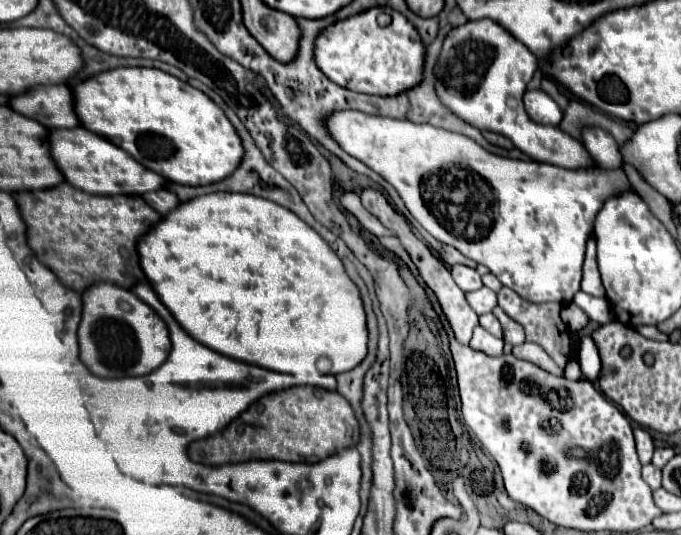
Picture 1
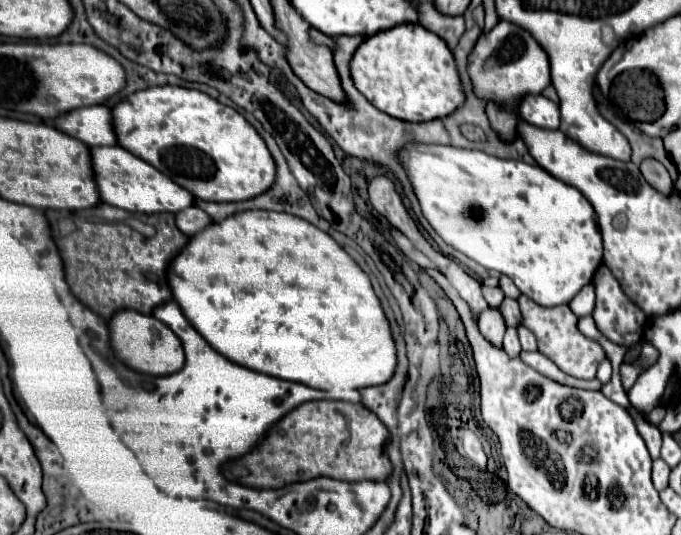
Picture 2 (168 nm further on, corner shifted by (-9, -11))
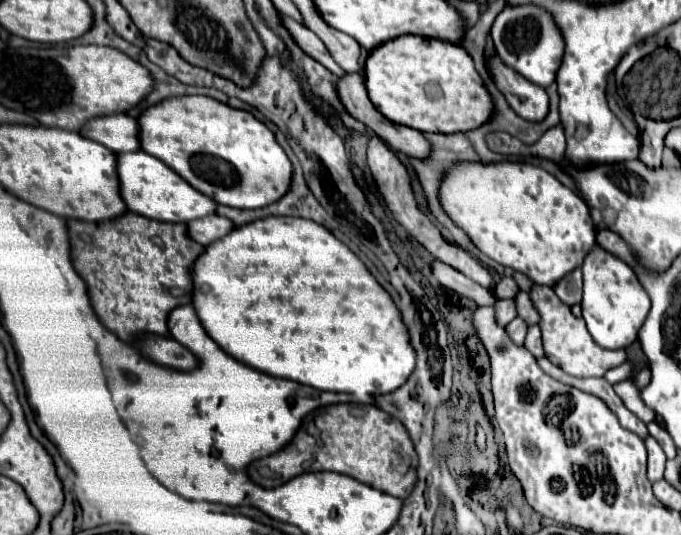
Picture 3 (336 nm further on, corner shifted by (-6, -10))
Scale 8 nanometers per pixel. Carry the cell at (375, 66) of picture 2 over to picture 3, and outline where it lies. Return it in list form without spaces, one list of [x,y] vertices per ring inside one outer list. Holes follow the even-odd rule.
[[[404,34],[398,38],[392,38],[376,50],[372,50],[366,58],[364,64],[366,72],[366,88],[372,104],[392,122],[404,124],[410,128],[416,128],[420,132],[468,132],[484,122],[490,120],[492,116],[492,98],[482,86],[482,80],[478,72],[474,70],[472,58],[466,54],[462,46],[456,46],[446,40],[436,40],[436,38],[424,38],[424,36],[414,36],[414,34]]]

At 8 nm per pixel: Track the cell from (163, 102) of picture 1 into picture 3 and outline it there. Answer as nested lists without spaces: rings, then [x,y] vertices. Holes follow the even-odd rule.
[[[172,96],[148,106],[138,116],[138,142],[140,150],[162,160],[194,190],[224,206],[262,208],[276,202],[286,192],[286,186],[290,186],[292,166],[284,150],[278,146],[274,134],[250,112],[230,108],[228,104],[208,96]]]

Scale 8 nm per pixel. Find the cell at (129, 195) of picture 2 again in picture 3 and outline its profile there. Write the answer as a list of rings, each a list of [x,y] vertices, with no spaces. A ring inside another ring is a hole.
[[[142,150],[118,154],[116,172],[120,182],[120,196],[126,202],[128,210],[134,214],[142,214],[160,222],[190,222],[194,218],[214,214],[216,202],[212,202],[212,198],[206,198],[204,194],[192,190],[192,186],[174,170],[166,168],[164,162]]]

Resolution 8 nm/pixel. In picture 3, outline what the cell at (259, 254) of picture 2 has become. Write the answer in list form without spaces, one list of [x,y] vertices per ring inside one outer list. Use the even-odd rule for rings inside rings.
[[[266,216],[248,224],[236,226],[224,238],[204,246],[204,254],[194,262],[192,268],[194,268],[190,272],[192,274],[192,308],[196,310],[196,316],[202,322],[204,330],[226,354],[252,366],[254,370],[262,370],[264,374],[278,376],[278,378],[290,378],[294,382],[302,382],[316,390],[348,392],[356,396],[374,396],[374,394],[392,392],[400,388],[410,376],[410,372],[414,370],[414,362],[416,362],[414,348],[408,342],[408,334],[396,304],[392,302],[388,292],[374,280],[374,276],[366,270],[362,260],[354,252],[350,252],[338,238],[334,238],[332,232],[328,232],[324,226],[316,222],[310,222],[304,218],[290,218],[290,216]]]

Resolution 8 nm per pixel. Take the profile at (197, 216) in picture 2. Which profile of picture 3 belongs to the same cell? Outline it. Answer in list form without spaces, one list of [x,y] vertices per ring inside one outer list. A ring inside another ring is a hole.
[[[210,214],[210,216],[188,222],[190,238],[194,238],[194,242],[198,242],[202,246],[226,236],[232,228],[234,228],[234,224],[228,218],[222,218],[218,214]]]

